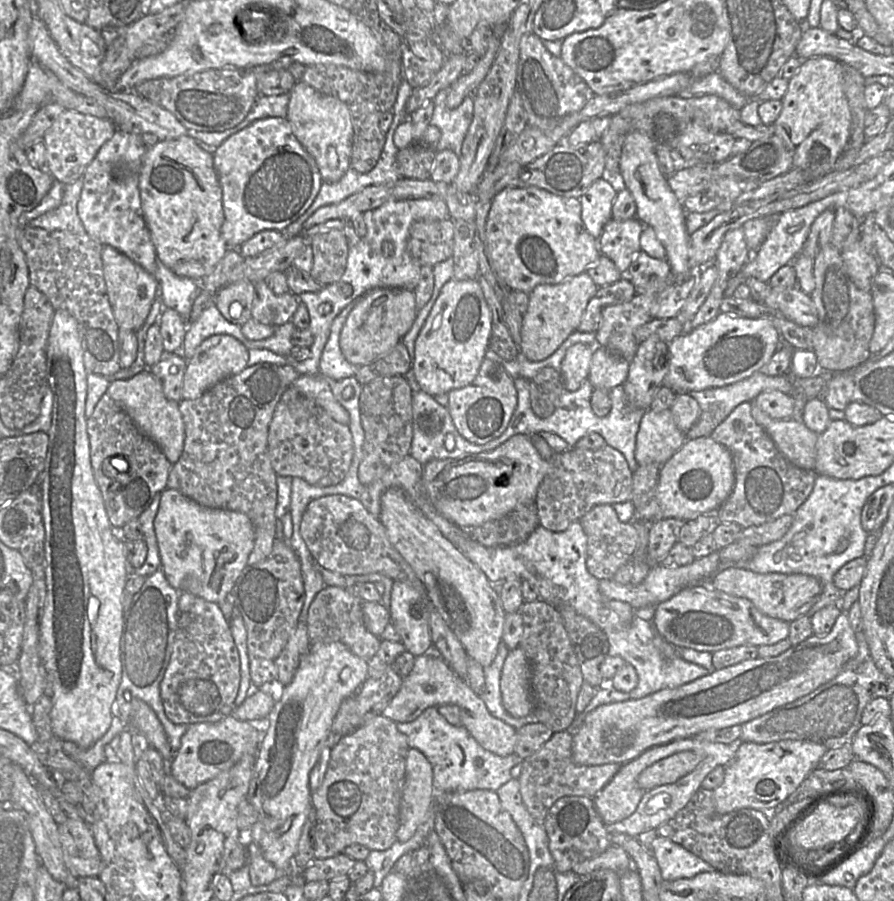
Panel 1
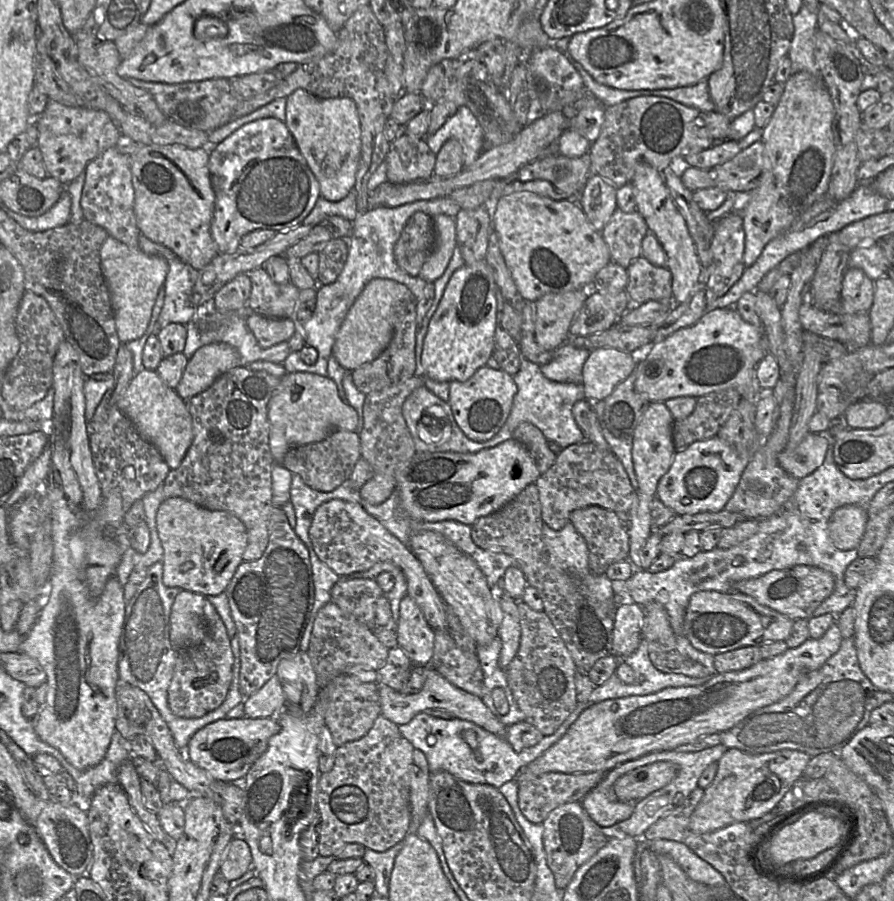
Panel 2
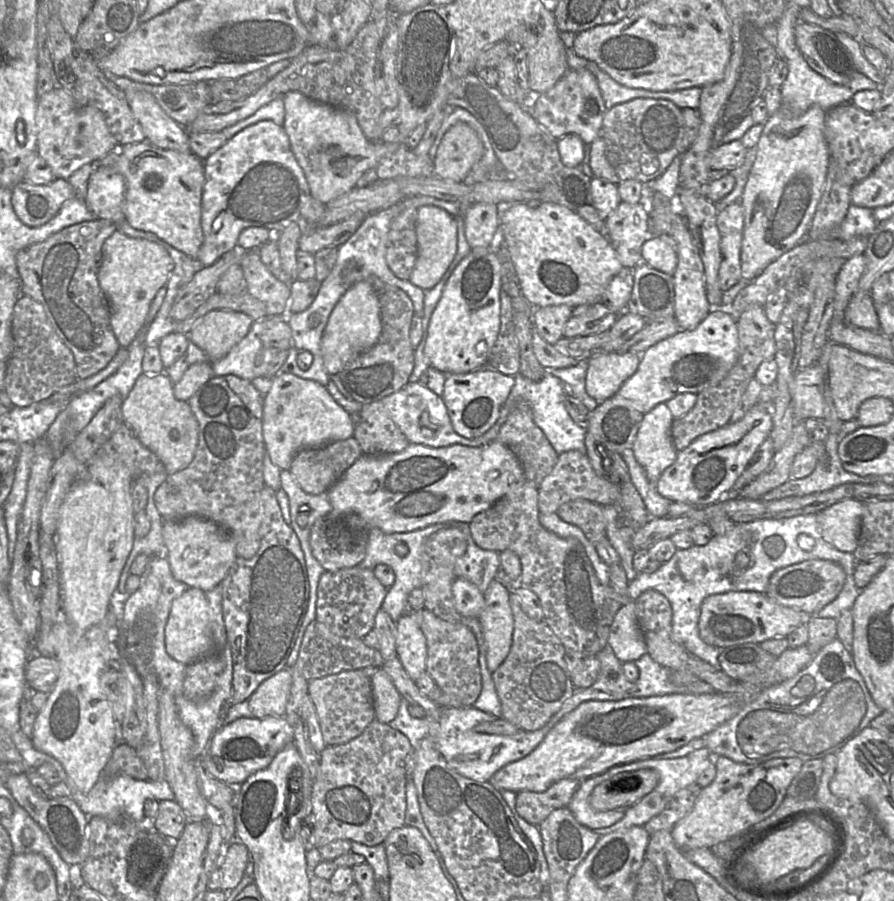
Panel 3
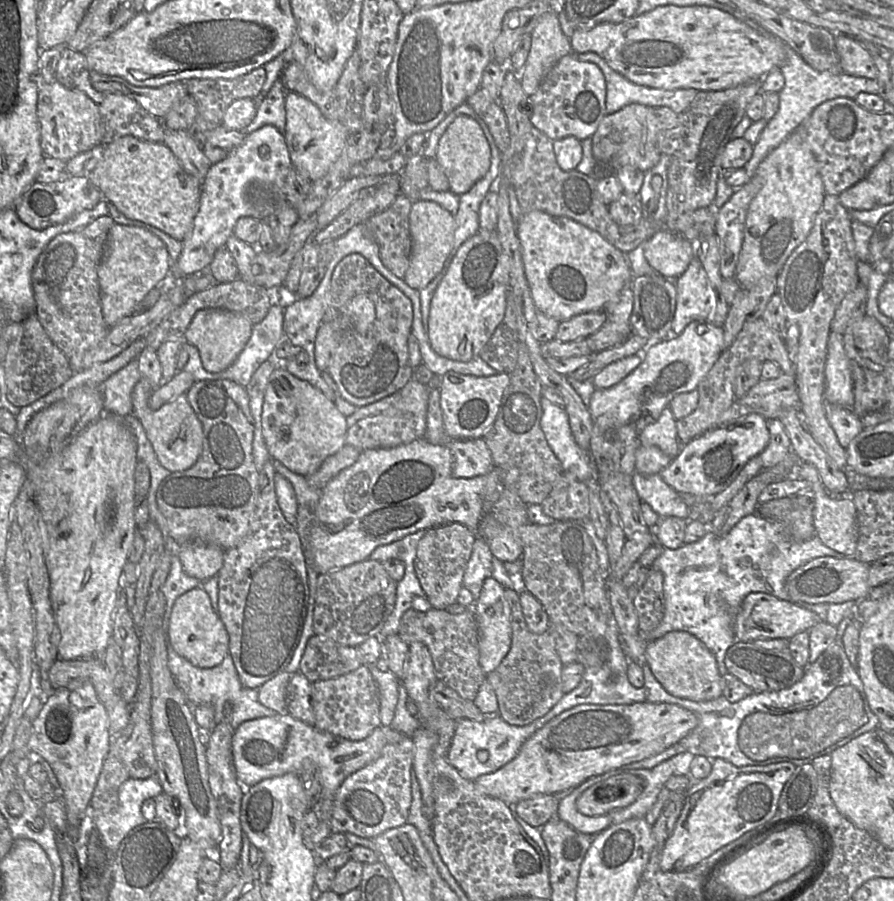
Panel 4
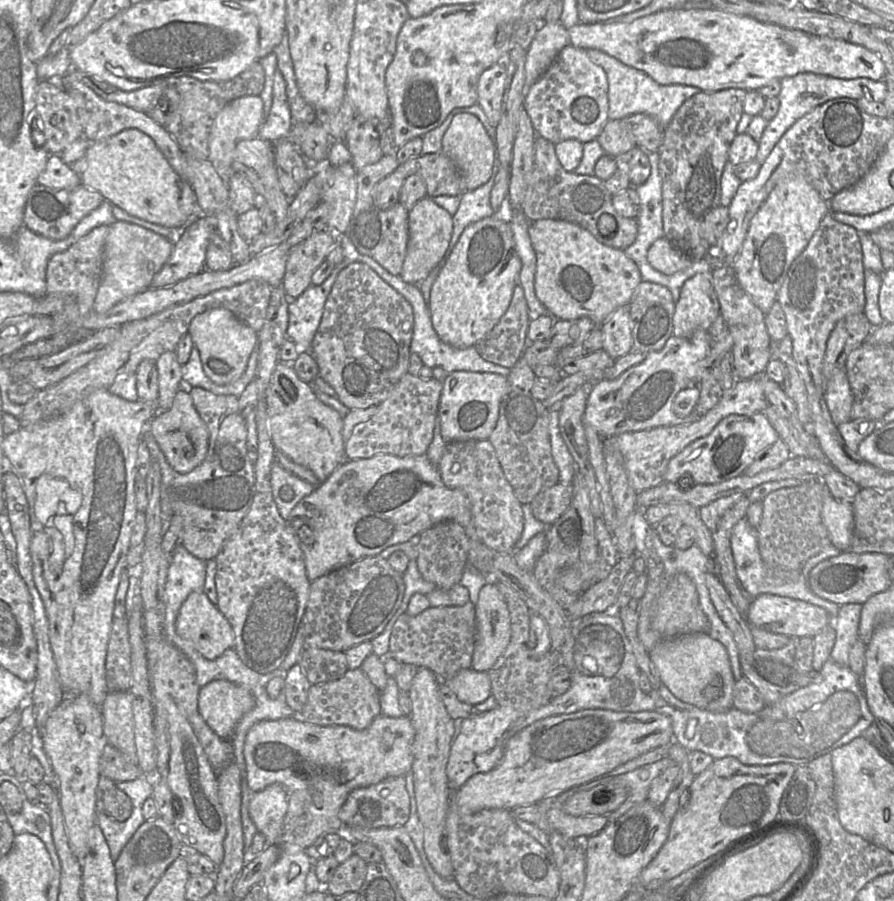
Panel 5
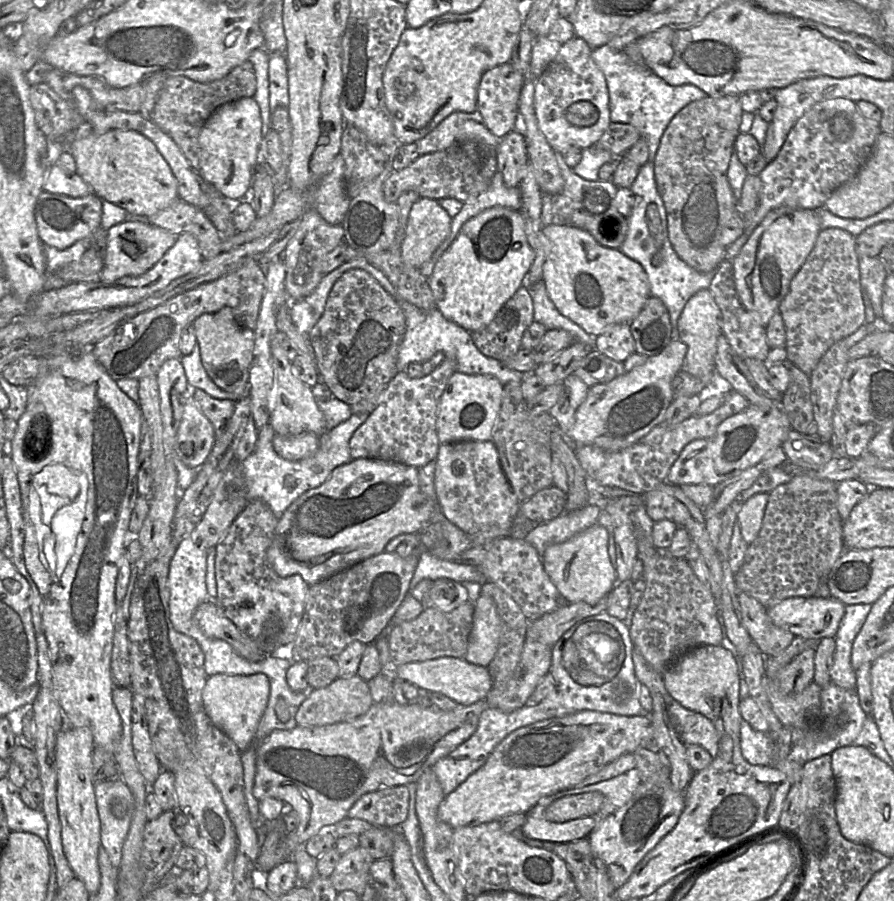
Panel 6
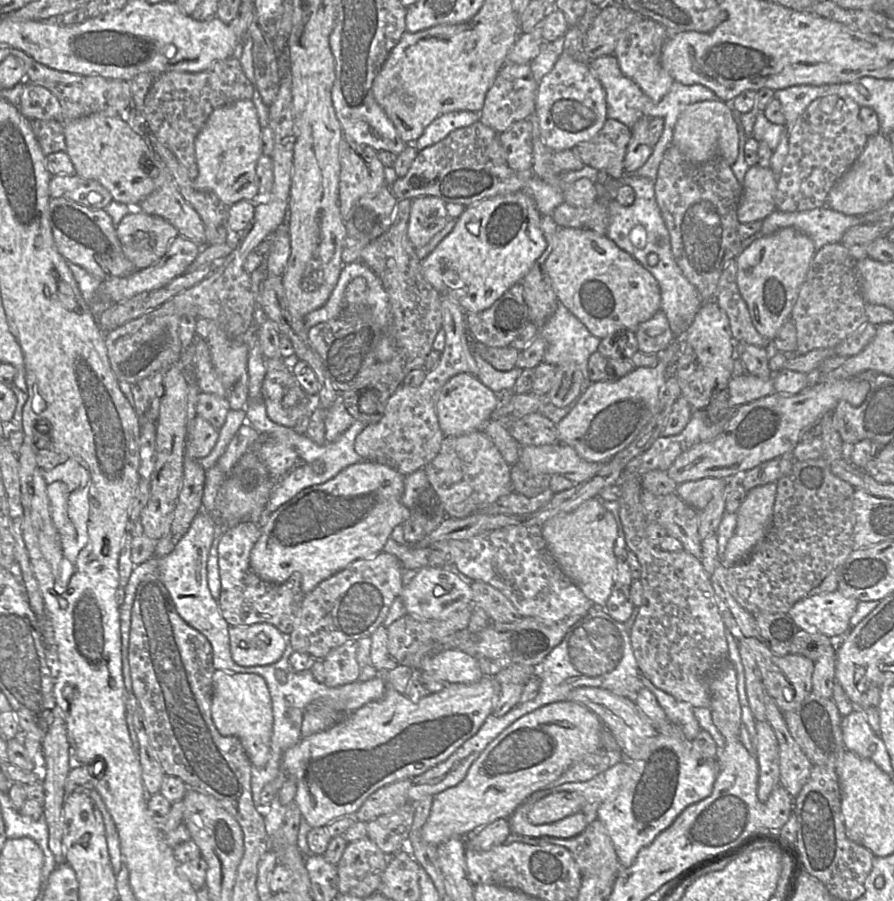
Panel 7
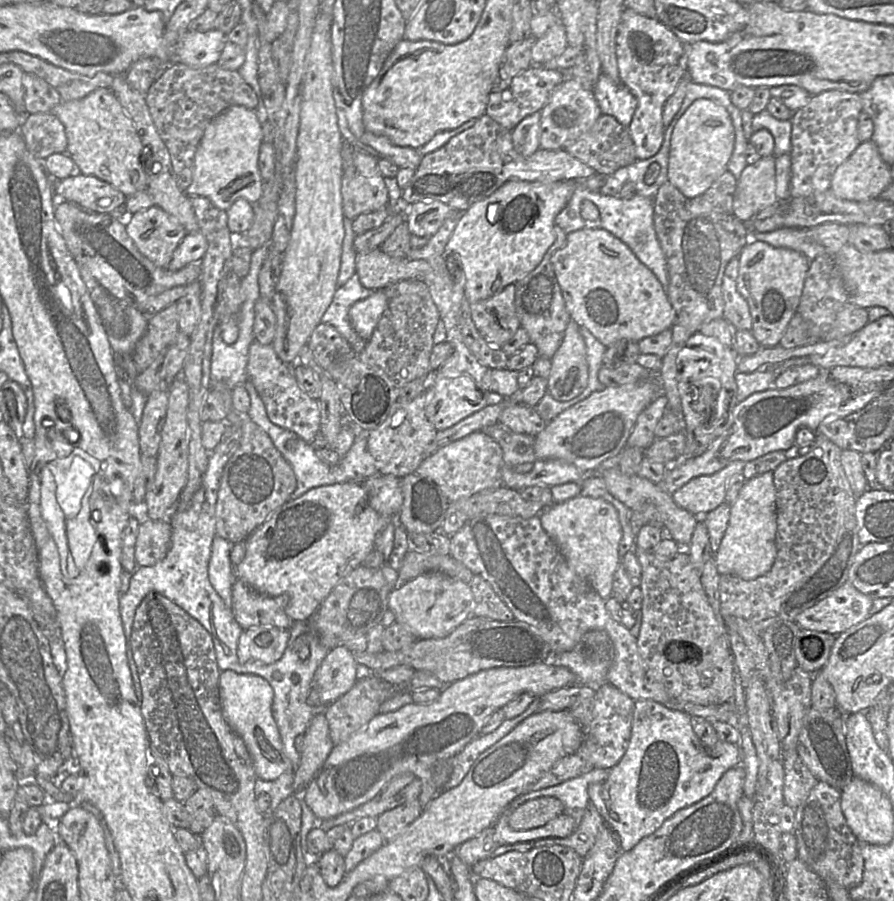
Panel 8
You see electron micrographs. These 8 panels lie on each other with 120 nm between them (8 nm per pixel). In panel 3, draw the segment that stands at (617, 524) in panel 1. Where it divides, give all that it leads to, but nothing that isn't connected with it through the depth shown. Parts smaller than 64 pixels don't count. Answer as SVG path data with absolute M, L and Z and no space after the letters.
M577 499L562 504L558 517L582 530L586 538L595 545L606 538L606 521L601 506L585 499Z

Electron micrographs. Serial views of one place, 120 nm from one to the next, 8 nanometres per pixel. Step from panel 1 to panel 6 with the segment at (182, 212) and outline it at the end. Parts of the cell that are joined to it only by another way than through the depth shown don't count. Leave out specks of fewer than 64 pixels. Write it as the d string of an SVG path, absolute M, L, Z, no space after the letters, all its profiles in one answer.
M84 130L73 137L66 149L75 160L76 173L100 199L119 206L131 217L151 217L179 199L176 178L148 138L131 130L103 134Z

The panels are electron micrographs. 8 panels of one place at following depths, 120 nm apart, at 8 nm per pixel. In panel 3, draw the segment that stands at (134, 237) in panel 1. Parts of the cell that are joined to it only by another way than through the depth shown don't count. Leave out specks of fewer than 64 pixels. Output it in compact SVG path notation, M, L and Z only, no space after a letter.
M97 166L89 177L85 203L96 219L113 224L125 221L123 204L126 182L123 175L110 166Z

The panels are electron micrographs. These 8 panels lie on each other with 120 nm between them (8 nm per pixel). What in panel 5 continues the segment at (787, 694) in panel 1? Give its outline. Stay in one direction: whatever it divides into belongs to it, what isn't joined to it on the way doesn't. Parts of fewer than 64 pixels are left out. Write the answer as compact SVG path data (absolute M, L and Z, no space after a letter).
M585 709L538 720L517 732L506 743L503 758L487 773L472 776L451 797L451 804L461 814L473 814L483 809L508 809L538 804L548 797L598 779L641 754L674 741L671 720L653 711L616 712L606 709Z

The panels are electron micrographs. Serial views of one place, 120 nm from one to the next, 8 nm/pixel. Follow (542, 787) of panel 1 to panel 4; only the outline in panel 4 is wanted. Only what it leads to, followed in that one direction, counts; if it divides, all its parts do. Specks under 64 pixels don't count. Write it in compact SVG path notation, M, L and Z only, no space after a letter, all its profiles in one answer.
M536 795L516 804L516 812L529 825L541 829L551 818L557 817L559 800L559 795Z

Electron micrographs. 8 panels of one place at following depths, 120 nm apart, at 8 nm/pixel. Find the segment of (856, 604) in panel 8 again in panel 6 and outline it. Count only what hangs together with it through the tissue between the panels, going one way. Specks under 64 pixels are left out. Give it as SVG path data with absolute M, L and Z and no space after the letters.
M791 597L767 608L772 622L795 636L820 640L837 634L846 605L828 597Z

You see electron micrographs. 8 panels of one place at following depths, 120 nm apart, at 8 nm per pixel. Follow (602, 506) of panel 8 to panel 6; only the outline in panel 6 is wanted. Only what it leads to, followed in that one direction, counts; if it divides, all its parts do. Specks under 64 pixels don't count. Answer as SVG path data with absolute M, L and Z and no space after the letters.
M594 524L563 543L548 546L542 556L543 567L566 603L583 601L595 605L616 585L616 570L608 554L608 532Z

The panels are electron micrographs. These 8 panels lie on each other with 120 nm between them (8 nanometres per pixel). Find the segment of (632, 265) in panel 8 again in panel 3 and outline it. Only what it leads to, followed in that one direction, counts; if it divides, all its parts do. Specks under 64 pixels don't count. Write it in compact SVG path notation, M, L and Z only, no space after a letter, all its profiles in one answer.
M550 202L498 204L500 242L513 263L521 292L531 306L579 305L601 302L609 282L623 265L605 234L594 229L582 217L565 206Z

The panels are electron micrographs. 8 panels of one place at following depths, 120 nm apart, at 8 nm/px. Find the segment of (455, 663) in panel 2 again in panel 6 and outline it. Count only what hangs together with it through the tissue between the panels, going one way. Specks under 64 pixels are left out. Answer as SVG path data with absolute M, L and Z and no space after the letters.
M469 600L450 612L436 608L426 608L415 619L402 622L388 635L392 667L396 668L411 662L423 662L440 657L463 658L468 648L468 637L472 629L474 603Z

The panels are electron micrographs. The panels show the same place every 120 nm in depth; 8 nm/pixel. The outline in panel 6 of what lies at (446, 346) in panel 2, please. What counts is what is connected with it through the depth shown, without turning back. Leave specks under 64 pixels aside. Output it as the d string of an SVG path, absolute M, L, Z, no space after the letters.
M504 207L487 209L462 226L427 278L436 308L445 319L468 332L478 331L526 283L534 259L521 212Z

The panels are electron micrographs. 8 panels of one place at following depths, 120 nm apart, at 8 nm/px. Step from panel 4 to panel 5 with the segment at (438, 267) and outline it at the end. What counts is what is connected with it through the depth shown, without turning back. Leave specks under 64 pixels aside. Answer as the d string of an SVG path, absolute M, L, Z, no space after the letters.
M430 197L418 201L408 215L408 246L400 273L401 279L419 285L443 259L450 245L453 232L453 217L438 206Z

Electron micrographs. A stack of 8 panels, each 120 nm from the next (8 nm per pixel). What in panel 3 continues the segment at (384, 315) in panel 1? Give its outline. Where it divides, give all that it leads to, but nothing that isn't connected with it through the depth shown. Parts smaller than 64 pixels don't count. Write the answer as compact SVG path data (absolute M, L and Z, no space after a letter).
M368 281L354 284L335 305L322 334L321 352L328 374L337 375L358 355L372 348L381 330L380 305L373 286Z

